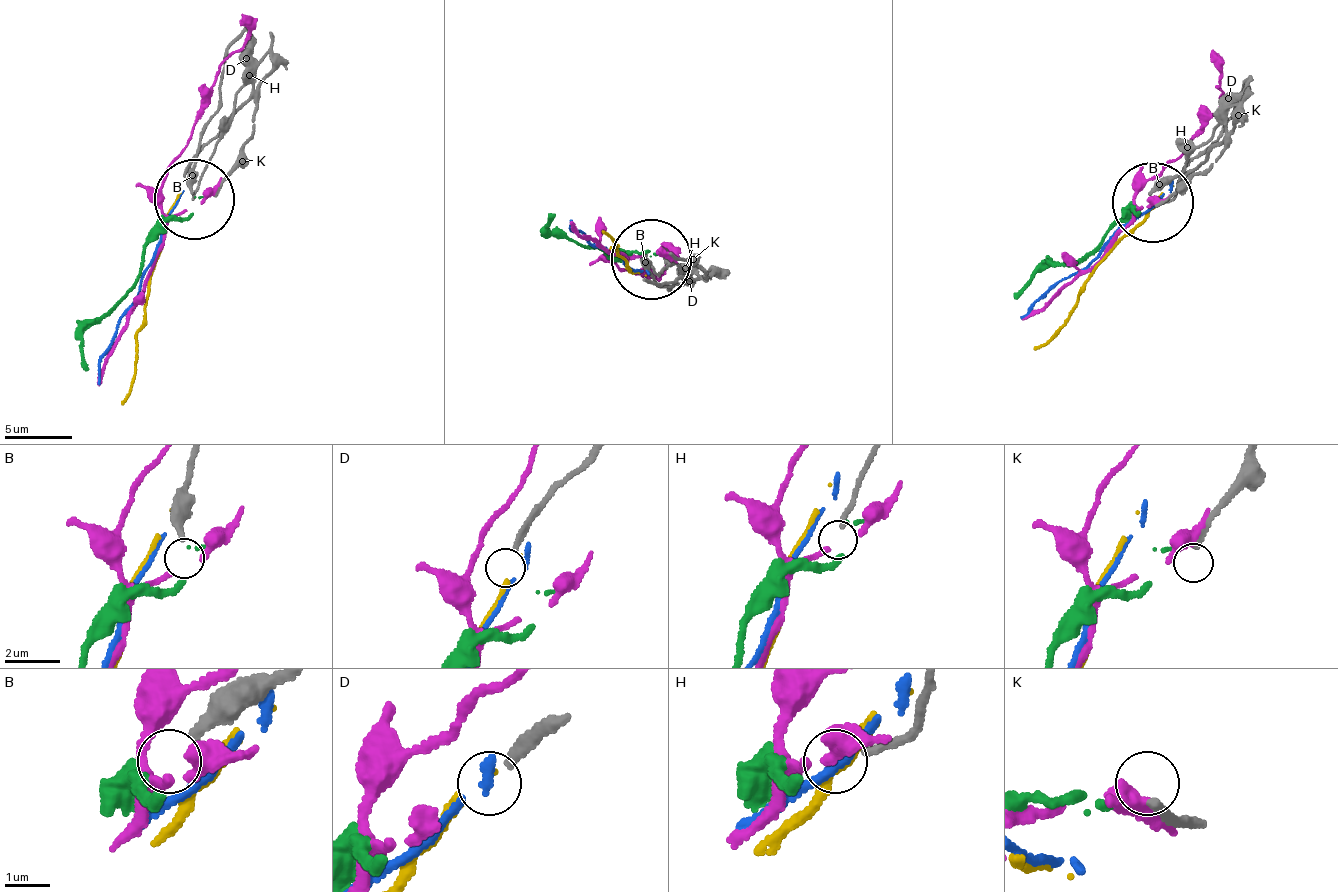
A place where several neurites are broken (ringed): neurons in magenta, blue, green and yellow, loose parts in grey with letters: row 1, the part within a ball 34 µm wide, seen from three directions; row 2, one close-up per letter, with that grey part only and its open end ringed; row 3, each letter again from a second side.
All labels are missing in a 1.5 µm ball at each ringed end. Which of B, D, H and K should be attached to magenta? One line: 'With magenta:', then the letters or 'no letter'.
With magenta: no letter

